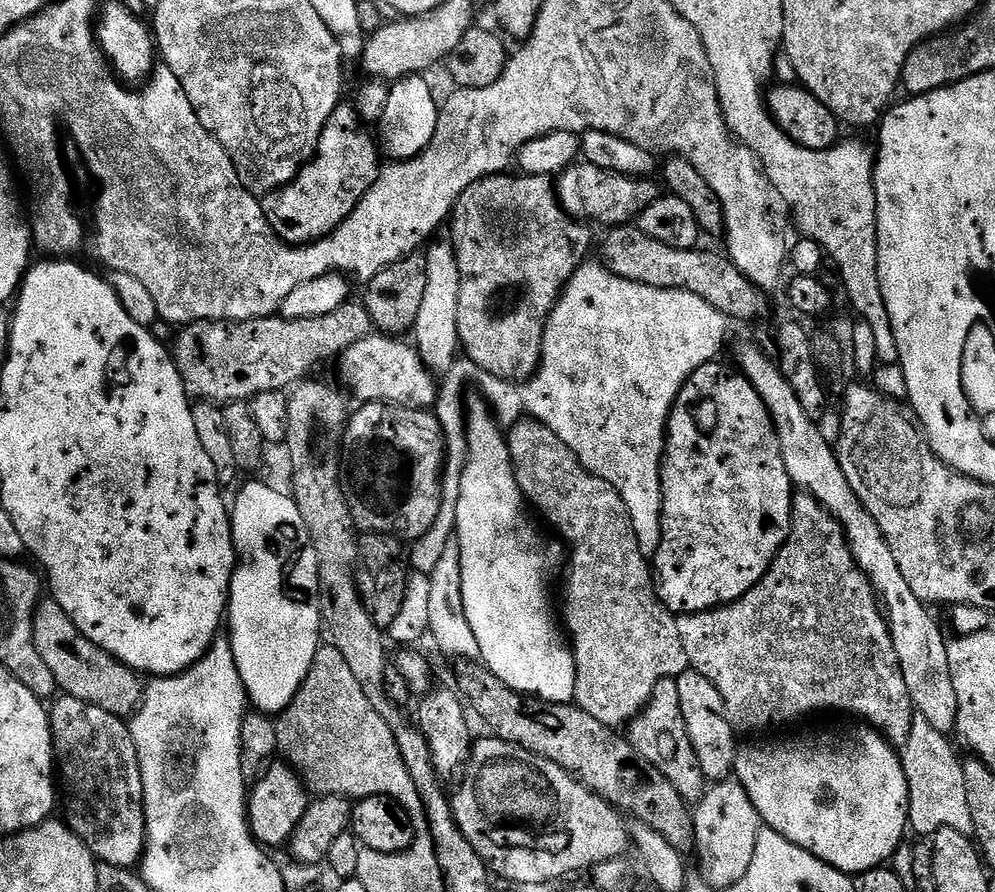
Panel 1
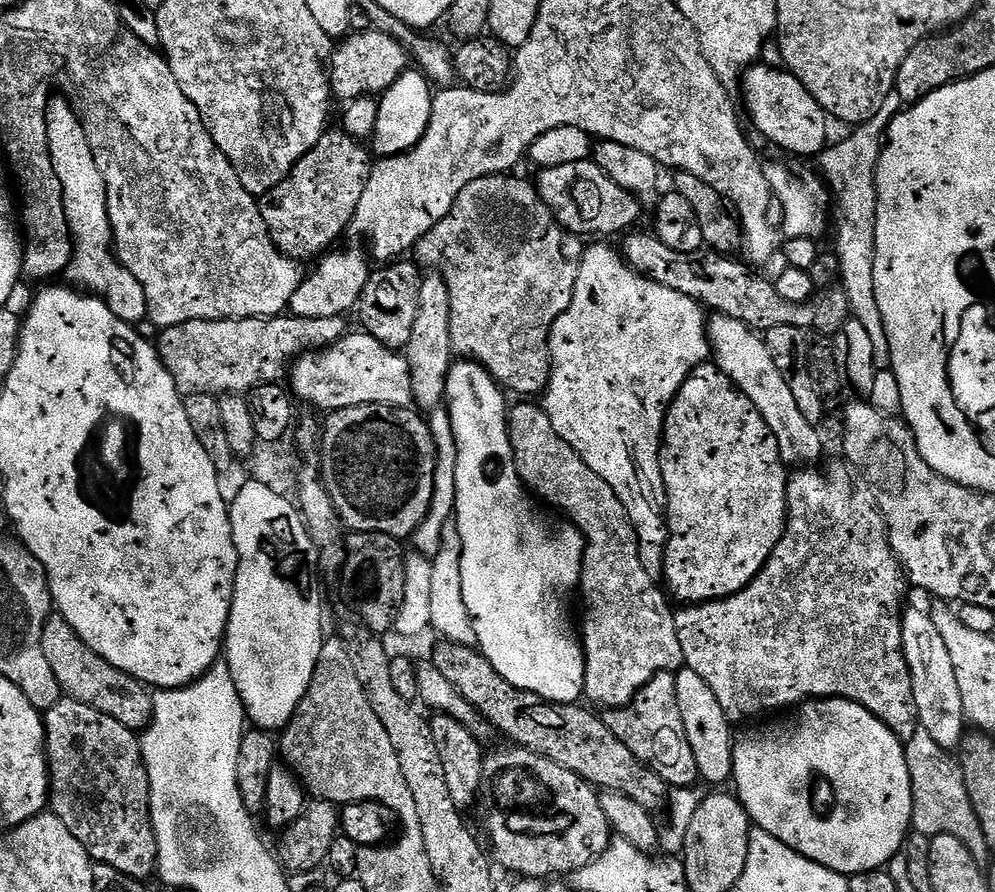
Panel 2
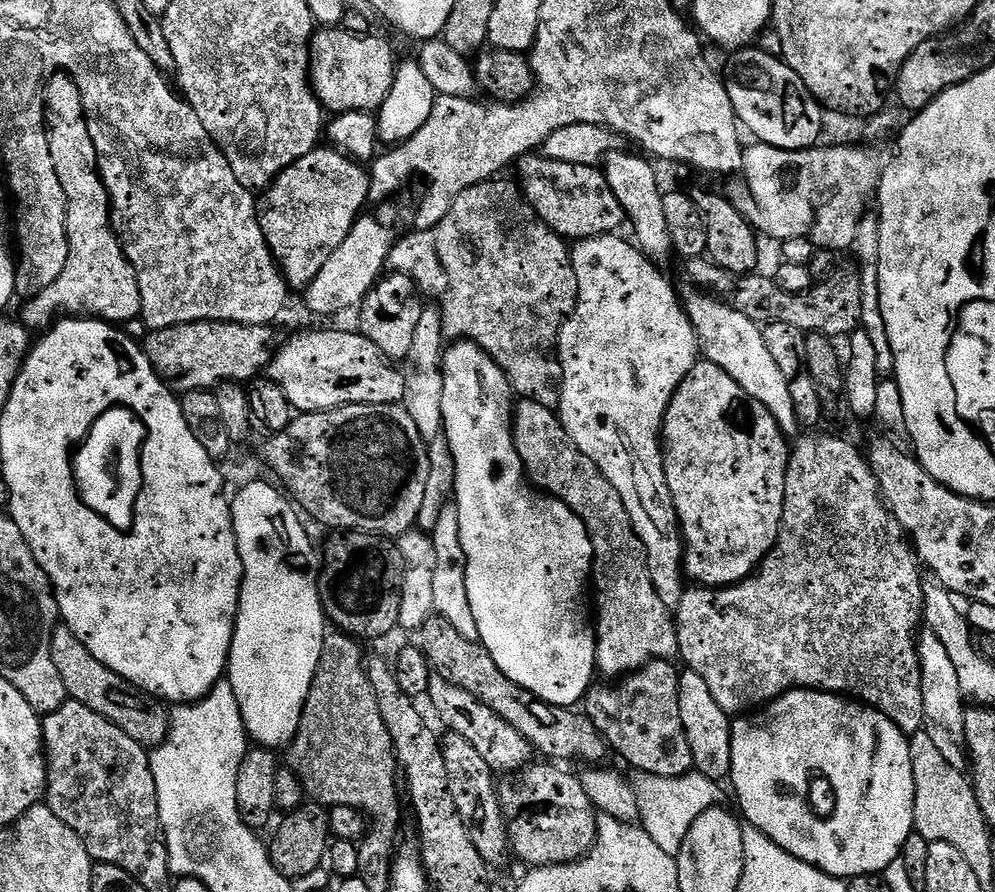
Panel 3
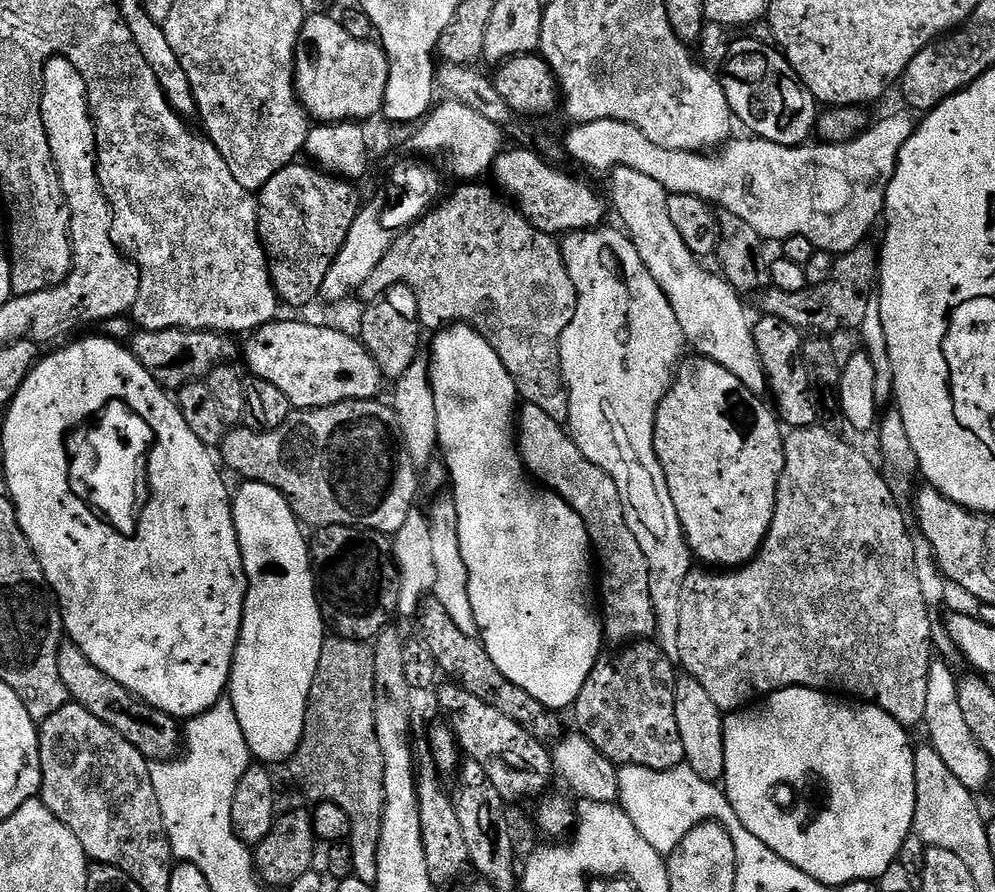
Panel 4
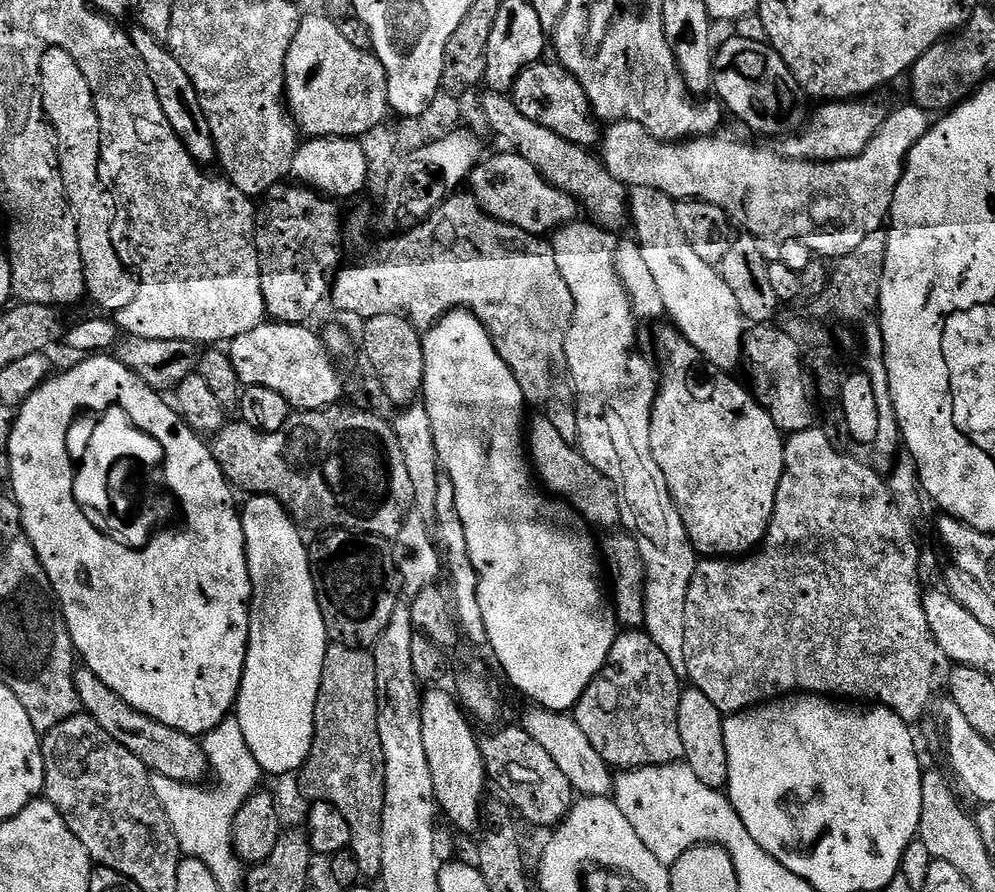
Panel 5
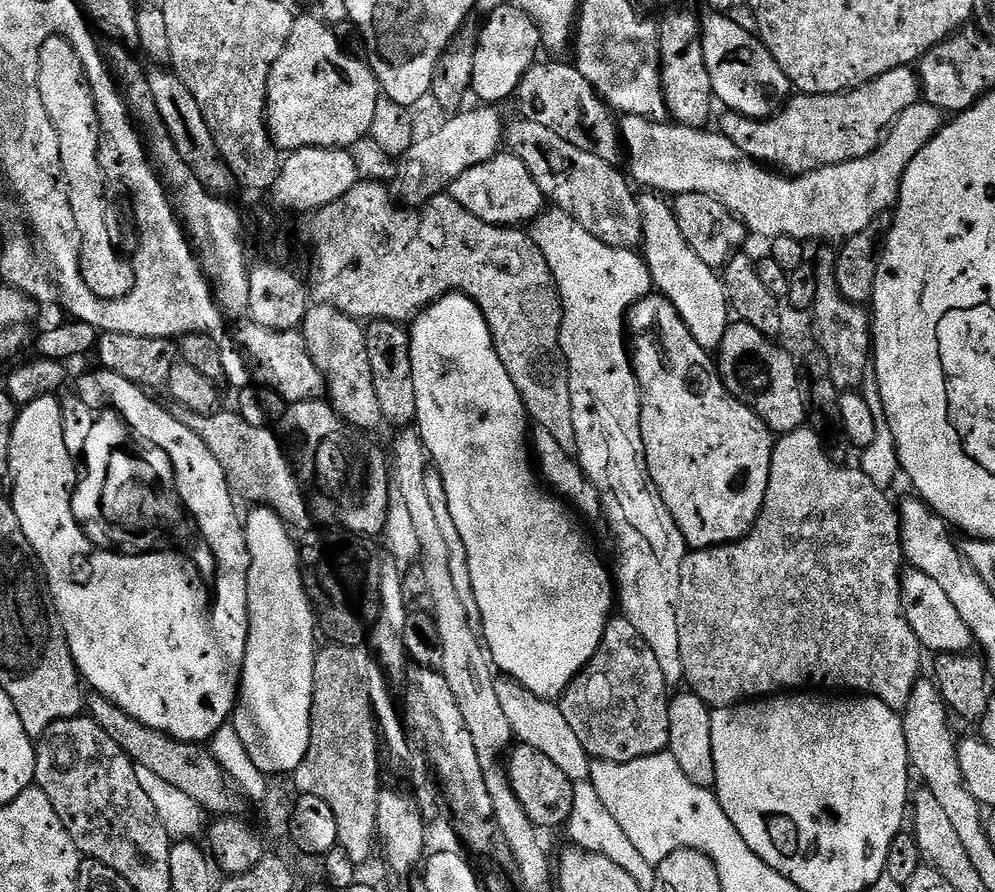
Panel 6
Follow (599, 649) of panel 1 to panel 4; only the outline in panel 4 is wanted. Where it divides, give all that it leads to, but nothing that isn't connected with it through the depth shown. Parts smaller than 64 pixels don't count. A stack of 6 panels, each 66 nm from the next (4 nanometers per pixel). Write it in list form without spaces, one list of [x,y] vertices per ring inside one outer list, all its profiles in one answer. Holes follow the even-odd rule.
[[[524,404],[518,412],[518,447],[527,475],[549,492],[557,492],[580,515],[588,531],[588,542],[598,565],[598,596],[602,601],[602,623],[609,645],[627,645],[655,637],[656,611],[650,598],[650,566],[638,538],[626,522],[622,498],[614,478],[606,474],[578,446],[561,421],[550,418],[546,410]]]

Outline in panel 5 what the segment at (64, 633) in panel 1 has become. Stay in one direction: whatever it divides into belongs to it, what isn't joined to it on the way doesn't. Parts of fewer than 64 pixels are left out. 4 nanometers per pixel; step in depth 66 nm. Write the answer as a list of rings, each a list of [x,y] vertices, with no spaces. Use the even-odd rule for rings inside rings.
[[[80,666],[75,669],[72,677],[76,693],[80,699],[80,708],[110,734],[116,742],[126,746],[130,754],[134,754],[153,773],[168,776],[172,780],[183,780],[185,782],[203,781],[205,772],[209,771],[208,758],[204,754],[201,741],[195,735],[180,732],[176,728],[166,726],[154,718],[142,714],[106,686],[98,674],[94,674],[88,668]]]

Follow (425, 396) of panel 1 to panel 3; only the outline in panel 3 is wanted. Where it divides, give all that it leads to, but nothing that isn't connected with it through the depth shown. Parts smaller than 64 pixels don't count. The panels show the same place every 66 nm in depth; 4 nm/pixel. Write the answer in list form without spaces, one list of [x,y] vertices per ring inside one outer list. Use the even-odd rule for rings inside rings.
[[[359,331],[352,332],[300,332],[284,345],[275,349],[266,369],[267,379],[273,380],[286,394],[290,406],[297,413],[325,412],[347,404],[400,404],[404,399],[404,373],[388,360]]]

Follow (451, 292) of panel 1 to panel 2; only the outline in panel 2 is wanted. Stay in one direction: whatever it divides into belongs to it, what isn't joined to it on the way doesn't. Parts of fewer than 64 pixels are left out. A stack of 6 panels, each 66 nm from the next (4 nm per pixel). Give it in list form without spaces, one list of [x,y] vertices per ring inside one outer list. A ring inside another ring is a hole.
[[[435,270],[429,271],[421,279],[418,318],[414,318],[414,331],[410,333],[410,342],[402,352],[408,357],[415,407],[420,410],[441,407],[446,378],[454,363],[454,353],[450,342],[450,290],[446,290],[446,282]]]

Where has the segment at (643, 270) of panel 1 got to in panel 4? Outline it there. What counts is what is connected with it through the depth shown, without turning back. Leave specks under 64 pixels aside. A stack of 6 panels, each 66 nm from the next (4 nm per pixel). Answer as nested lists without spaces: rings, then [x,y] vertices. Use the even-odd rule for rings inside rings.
[[[865,242],[843,253],[835,261],[833,272],[821,285],[803,288],[798,290],[798,294],[786,294],[786,290],[771,286],[763,289],[758,296],[759,311],[766,316],[782,318],[782,322],[790,322],[808,334],[855,333],[866,318],[866,310],[873,303],[874,289],[878,284],[878,252],[870,245]]]

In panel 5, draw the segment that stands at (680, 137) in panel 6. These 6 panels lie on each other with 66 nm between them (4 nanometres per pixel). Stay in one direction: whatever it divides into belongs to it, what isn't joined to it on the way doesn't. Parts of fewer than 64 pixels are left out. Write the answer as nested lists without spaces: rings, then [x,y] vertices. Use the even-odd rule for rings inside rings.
[[[905,102],[885,115],[884,125],[857,156],[845,160],[796,160],[780,150],[771,152],[712,136],[683,142],[659,140],[638,122],[613,120],[602,132],[602,161],[610,174],[628,186],[645,184],[675,201],[707,200],[733,221],[741,220],[757,238],[798,238],[817,257],[839,258],[850,254],[866,234],[885,227],[904,162],[929,127],[929,113]]]

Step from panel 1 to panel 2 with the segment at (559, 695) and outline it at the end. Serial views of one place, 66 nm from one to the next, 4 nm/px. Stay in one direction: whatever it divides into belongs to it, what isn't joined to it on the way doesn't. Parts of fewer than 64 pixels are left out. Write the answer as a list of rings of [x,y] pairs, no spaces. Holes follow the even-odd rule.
[[[471,358],[461,359],[459,362],[453,363],[451,370],[448,372],[446,378],[446,390],[444,391],[444,400],[446,401],[446,407],[448,409],[448,417],[452,423],[452,433],[454,434],[454,442],[456,443],[456,463],[454,465],[454,475],[456,477],[456,511],[454,513],[454,519],[458,526],[458,534],[462,538],[462,598],[466,602],[466,610],[472,615],[472,625],[474,626],[474,634],[476,635],[476,644],[478,650],[485,656],[490,662],[490,666],[494,666],[494,670],[498,670],[498,674],[502,674],[502,678],[506,678],[506,682],[510,682],[514,686],[518,686],[522,690],[527,692],[533,692],[542,697],[543,700],[550,700],[554,704],[575,704],[584,696],[584,645],[578,635],[577,629],[572,628],[572,616],[568,613],[568,599],[574,596],[574,593],[580,587],[580,575],[582,574],[582,562],[584,561],[584,536],[577,530],[575,524],[571,522],[563,522],[556,528],[556,532],[552,529],[552,524],[548,521],[548,516],[543,512],[543,507],[535,508],[533,497],[526,494],[524,484],[520,480],[520,475],[516,469],[516,463],[514,462],[514,450],[510,446],[510,438],[508,437],[508,409],[510,407],[509,401],[504,401],[506,397],[505,389],[501,388],[492,375],[482,367],[482,365],[476,363]]]

